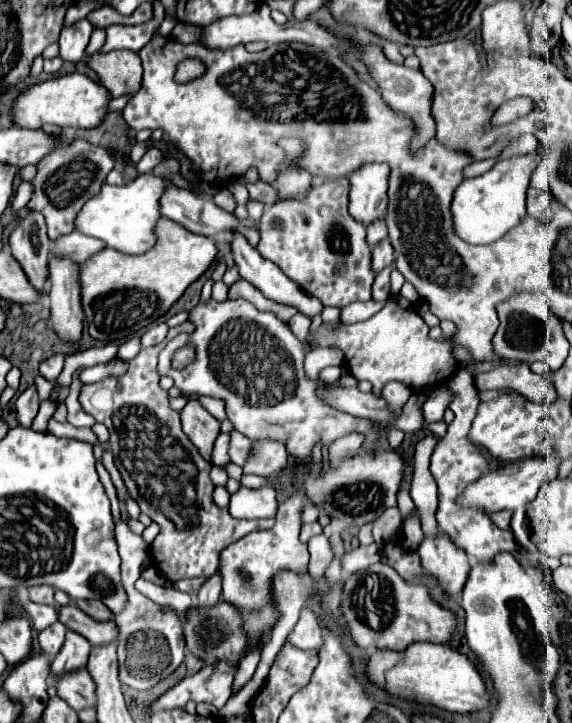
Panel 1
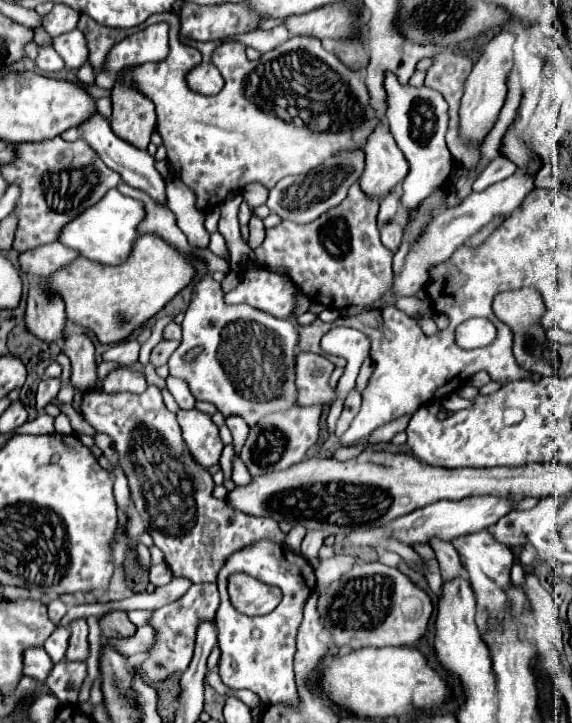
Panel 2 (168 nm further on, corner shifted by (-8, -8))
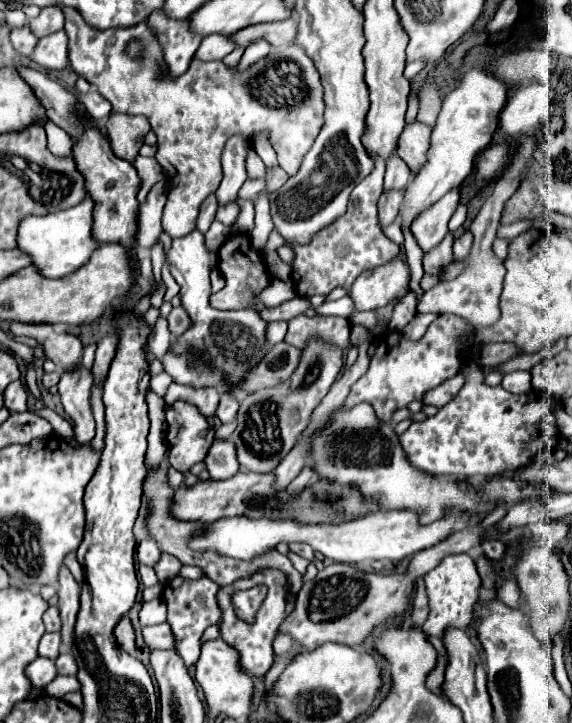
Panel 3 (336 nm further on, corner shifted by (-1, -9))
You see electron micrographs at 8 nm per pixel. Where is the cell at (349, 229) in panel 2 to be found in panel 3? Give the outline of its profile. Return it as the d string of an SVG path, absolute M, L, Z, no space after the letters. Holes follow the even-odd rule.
M378 156L374 158L374 164L374 170L354 188L348 212L328 228L318 232L310 244L294 246L296 258L292 262L292 280L298 296L310 298L316 294L330 294L330 290L336 286L350 288L356 276L360 276L360 272L382 266L398 256L400 248L392 240L388 240L380 230L376 202L382 194L384 160L380 160Z

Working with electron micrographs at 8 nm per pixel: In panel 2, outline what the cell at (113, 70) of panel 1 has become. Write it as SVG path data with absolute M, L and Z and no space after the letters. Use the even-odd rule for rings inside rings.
M115 83L111 89L113 121L111 129L117 137L131 143L137 149L147 149L149 137L155 131L155 107L135 91L131 83Z

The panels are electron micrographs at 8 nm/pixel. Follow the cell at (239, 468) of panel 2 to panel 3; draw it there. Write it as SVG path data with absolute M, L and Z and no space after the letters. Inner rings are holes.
M214 438L212 450L208 450L208 456L204 458L206 470L212 478L230 478L238 472L238 460L236 460L236 448L232 440L220 440Z

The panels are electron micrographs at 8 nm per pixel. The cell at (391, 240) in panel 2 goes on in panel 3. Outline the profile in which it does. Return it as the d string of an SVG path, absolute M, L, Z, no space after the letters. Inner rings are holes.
M384 190L380 200L378 200L378 216L380 216L380 226L388 226L396 220L398 208L402 202L402 190Z

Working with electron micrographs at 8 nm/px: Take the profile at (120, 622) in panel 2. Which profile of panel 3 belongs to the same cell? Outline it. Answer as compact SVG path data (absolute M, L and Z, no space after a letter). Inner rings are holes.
M124 616L118 622L118 626L114 630L114 636L116 636L116 642L118 642L118 646L122 650L126 650L126 652L134 650L134 646L136 646L136 634L134 634L134 626L132 626L132 622L130 622L128 616Z

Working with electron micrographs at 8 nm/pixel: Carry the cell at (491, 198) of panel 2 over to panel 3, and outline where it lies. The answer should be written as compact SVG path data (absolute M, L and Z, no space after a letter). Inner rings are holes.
M394 258L392 262L362 272L348 290L356 310L376 310L386 306L394 296L404 292L410 284L410 268L406 260Z

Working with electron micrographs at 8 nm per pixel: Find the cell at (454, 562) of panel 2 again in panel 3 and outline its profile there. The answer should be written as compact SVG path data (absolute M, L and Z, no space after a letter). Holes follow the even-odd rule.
M450 554L436 568L432 568L428 574L424 574L422 580L426 586L428 608L430 608L428 620L424 622L422 628L430 636L444 636L444 632L448 628L466 630L474 618L476 604L480 598L480 586L482 586L474 558L470 554Z

